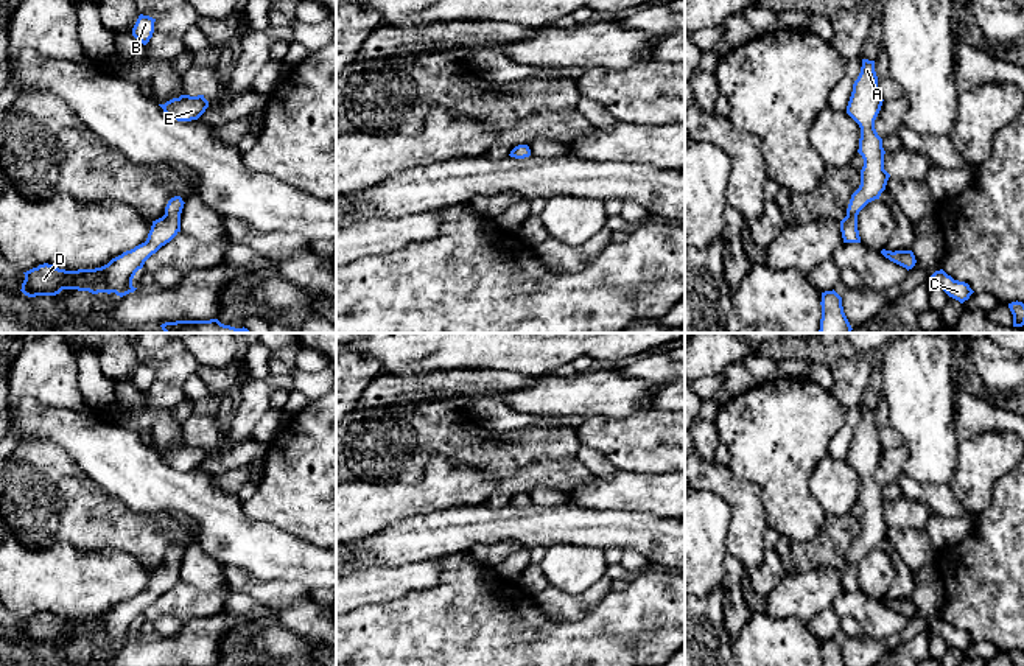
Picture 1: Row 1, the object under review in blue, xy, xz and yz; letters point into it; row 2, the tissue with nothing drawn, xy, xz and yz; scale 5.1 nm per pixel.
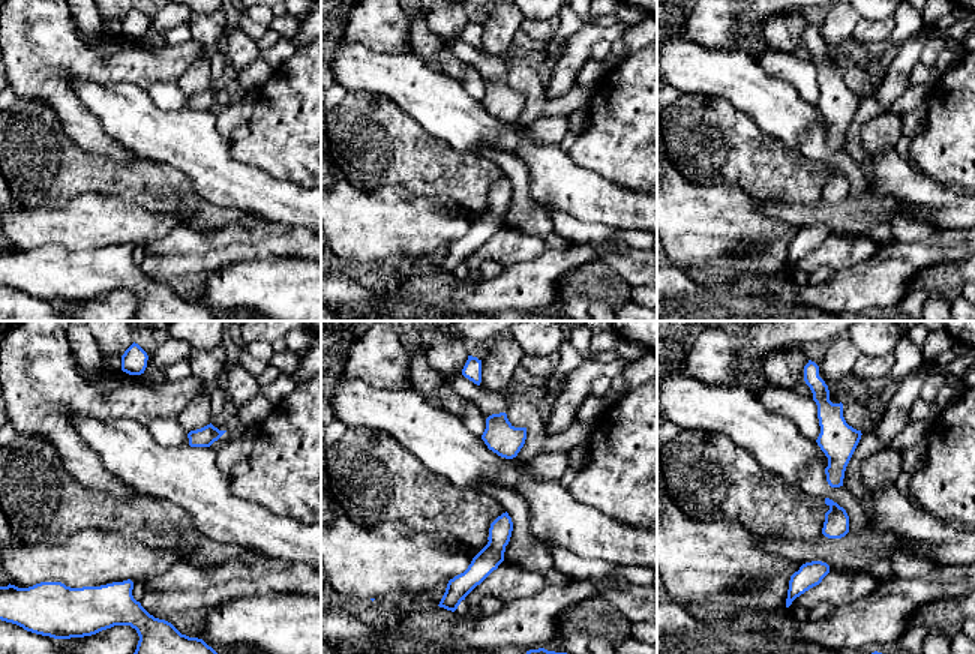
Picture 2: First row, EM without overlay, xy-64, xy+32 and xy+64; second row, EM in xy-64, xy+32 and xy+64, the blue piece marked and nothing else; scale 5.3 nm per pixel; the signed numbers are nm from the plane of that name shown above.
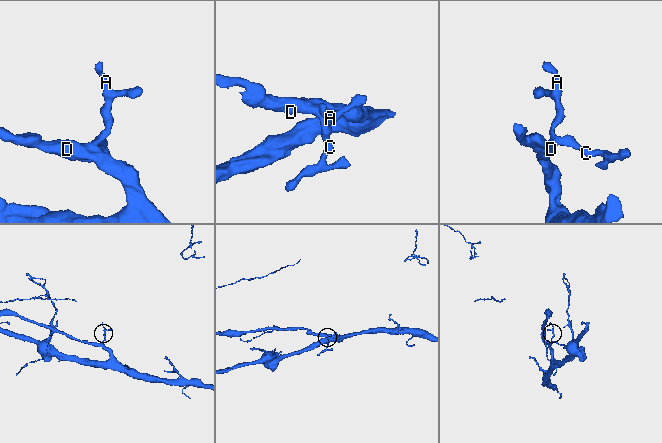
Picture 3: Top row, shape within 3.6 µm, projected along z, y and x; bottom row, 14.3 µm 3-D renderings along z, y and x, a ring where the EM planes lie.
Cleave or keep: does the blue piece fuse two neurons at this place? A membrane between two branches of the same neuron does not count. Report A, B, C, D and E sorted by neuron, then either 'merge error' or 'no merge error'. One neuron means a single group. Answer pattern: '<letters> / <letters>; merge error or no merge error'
A B E / C D; merge error

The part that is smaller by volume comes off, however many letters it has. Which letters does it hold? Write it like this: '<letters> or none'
A, B, E

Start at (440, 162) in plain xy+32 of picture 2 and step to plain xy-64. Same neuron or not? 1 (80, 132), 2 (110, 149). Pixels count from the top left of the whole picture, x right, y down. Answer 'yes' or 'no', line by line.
1: no
2: no

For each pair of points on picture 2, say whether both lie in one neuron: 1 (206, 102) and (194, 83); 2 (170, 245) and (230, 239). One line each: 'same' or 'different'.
1: same
2: same

